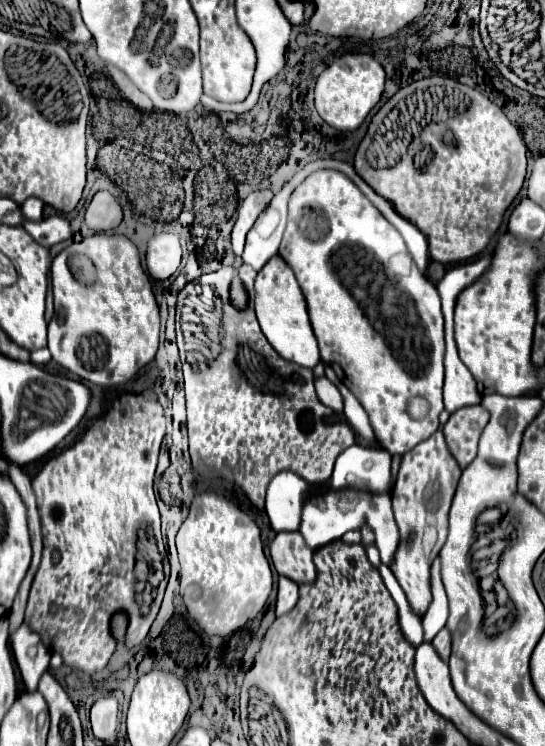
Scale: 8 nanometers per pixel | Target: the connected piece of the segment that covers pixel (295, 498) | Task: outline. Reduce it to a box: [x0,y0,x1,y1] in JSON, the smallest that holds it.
[266,472,308,532]

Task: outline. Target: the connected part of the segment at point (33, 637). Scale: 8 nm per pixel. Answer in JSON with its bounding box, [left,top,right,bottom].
[10,622,50,692]

